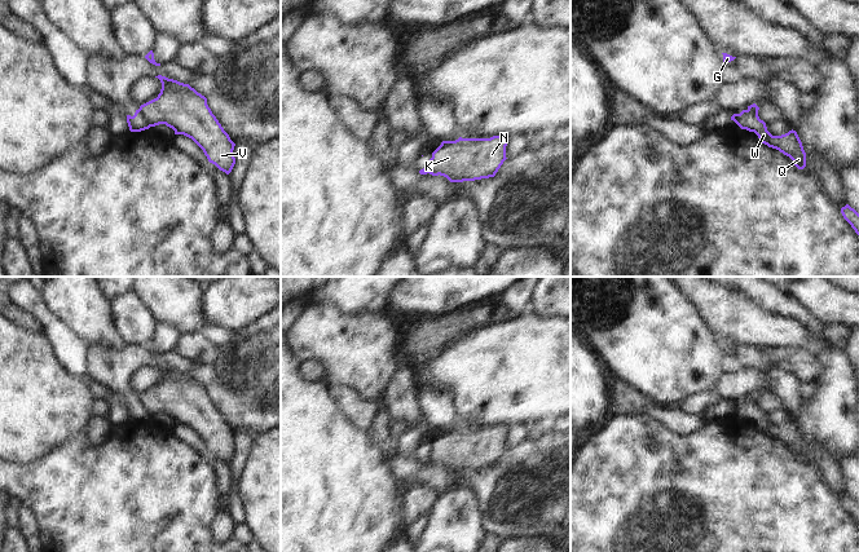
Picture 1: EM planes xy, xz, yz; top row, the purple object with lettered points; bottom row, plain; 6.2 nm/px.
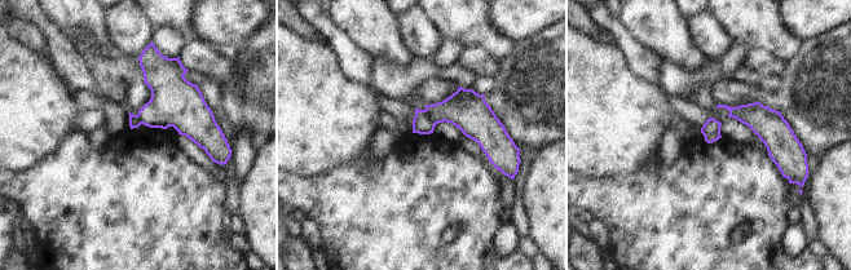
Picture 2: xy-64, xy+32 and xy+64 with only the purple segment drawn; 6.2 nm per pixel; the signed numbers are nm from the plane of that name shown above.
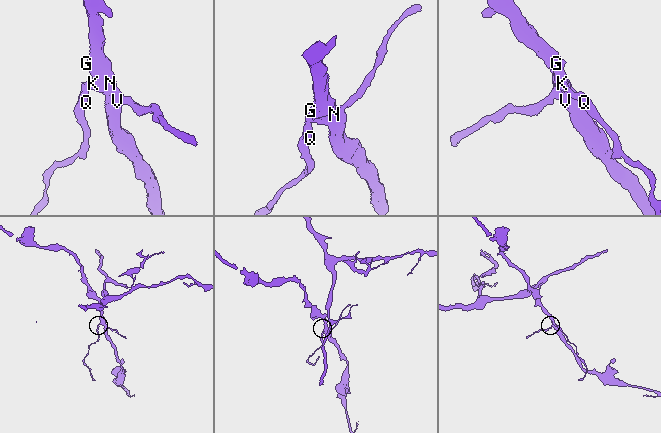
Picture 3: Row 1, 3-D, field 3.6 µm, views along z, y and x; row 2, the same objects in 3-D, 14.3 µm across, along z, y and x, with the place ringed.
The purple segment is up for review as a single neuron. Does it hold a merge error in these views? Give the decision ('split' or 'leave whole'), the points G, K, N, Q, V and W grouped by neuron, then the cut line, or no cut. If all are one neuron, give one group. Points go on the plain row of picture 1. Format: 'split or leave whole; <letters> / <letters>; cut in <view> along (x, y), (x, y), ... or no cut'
split; G K N V / Q W; cut in xy along (139, 398), (150, 415)

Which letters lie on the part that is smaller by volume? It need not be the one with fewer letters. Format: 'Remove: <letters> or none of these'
Remove: Q, W

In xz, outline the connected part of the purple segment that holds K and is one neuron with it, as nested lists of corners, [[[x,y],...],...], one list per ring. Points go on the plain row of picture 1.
[[[499,424],[490,428],[462,428],[442,430],[432,442],[430,464],[444,465],[450,472],[475,471],[494,467],[506,447],[508,425]]]

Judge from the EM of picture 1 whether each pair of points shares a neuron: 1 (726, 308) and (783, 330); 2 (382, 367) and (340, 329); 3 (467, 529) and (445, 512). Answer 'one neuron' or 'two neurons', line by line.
1: one neuron
2: one neuron
3: one neuron

